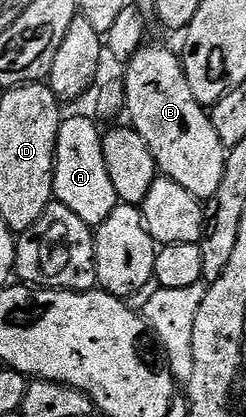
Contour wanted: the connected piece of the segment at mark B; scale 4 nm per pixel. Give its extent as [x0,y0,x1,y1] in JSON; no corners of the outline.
[124,46,227,200]

